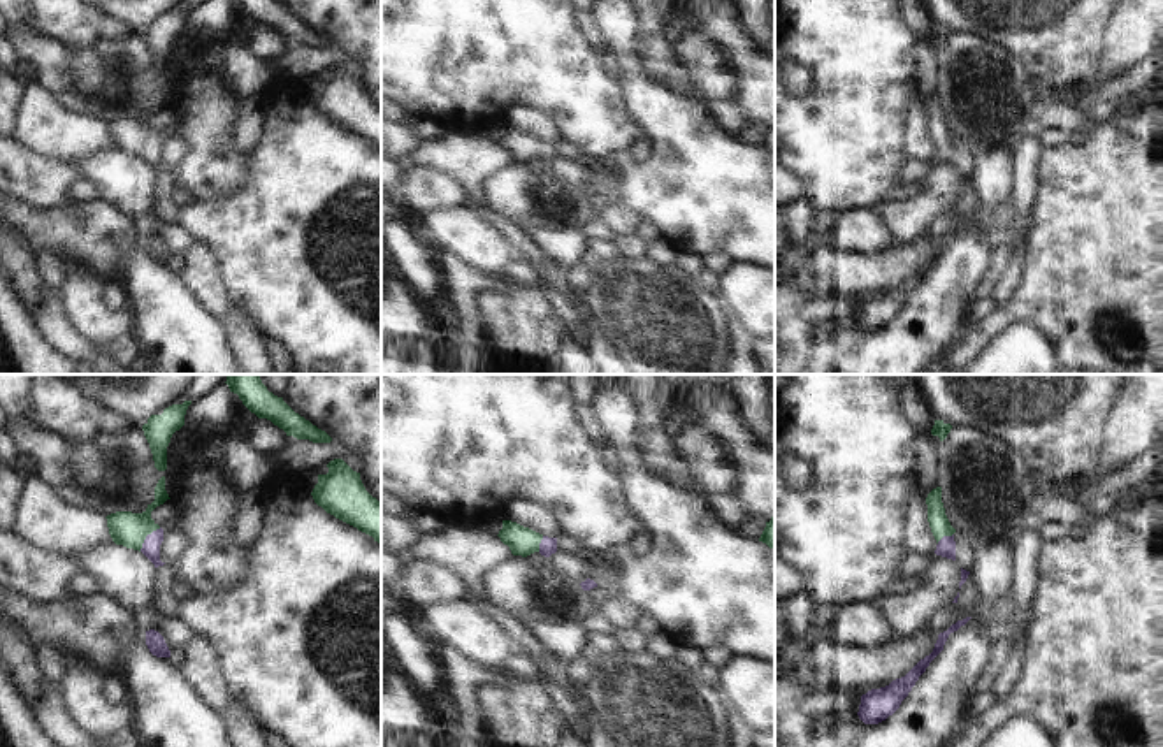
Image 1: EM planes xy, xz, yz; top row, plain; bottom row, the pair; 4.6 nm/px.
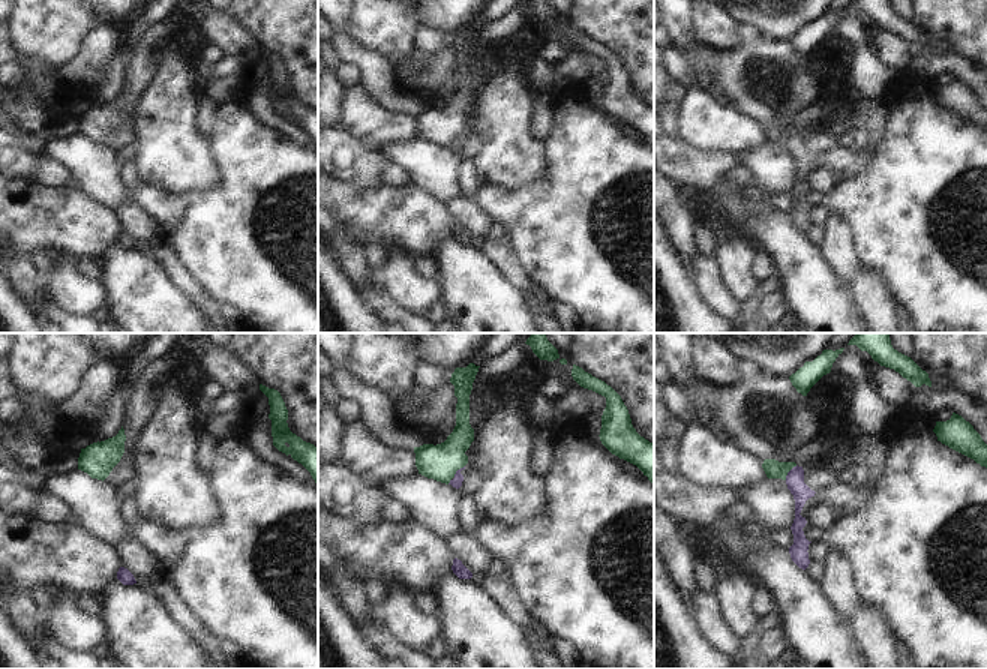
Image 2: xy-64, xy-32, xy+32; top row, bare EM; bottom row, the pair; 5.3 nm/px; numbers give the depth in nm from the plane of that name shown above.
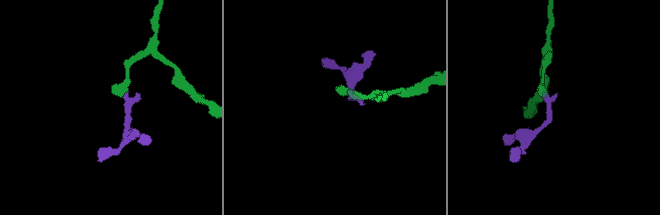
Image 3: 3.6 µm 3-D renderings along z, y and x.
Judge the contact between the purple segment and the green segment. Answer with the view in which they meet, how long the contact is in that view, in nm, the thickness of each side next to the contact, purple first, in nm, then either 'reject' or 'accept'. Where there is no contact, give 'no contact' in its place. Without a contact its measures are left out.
xy | 150 nm | 80/160 nm | accept

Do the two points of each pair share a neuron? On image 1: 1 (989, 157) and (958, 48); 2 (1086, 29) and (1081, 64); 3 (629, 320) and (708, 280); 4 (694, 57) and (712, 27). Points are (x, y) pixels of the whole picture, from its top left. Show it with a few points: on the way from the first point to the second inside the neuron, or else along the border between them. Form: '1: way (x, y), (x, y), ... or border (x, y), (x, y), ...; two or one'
1: way (972, 130), (954, 111), (949, 99), (947, 74); one
2: way (1081, 37), (1081, 55); one
3: border (675, 268), (694, 276), (717, 296); two
4: border (689, 30), (708, 37), (733, 69); two

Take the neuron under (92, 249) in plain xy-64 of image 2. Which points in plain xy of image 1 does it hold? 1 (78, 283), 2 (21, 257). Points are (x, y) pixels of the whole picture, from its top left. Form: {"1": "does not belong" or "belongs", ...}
{"1": "does not belong", "2": "does not belong"}

